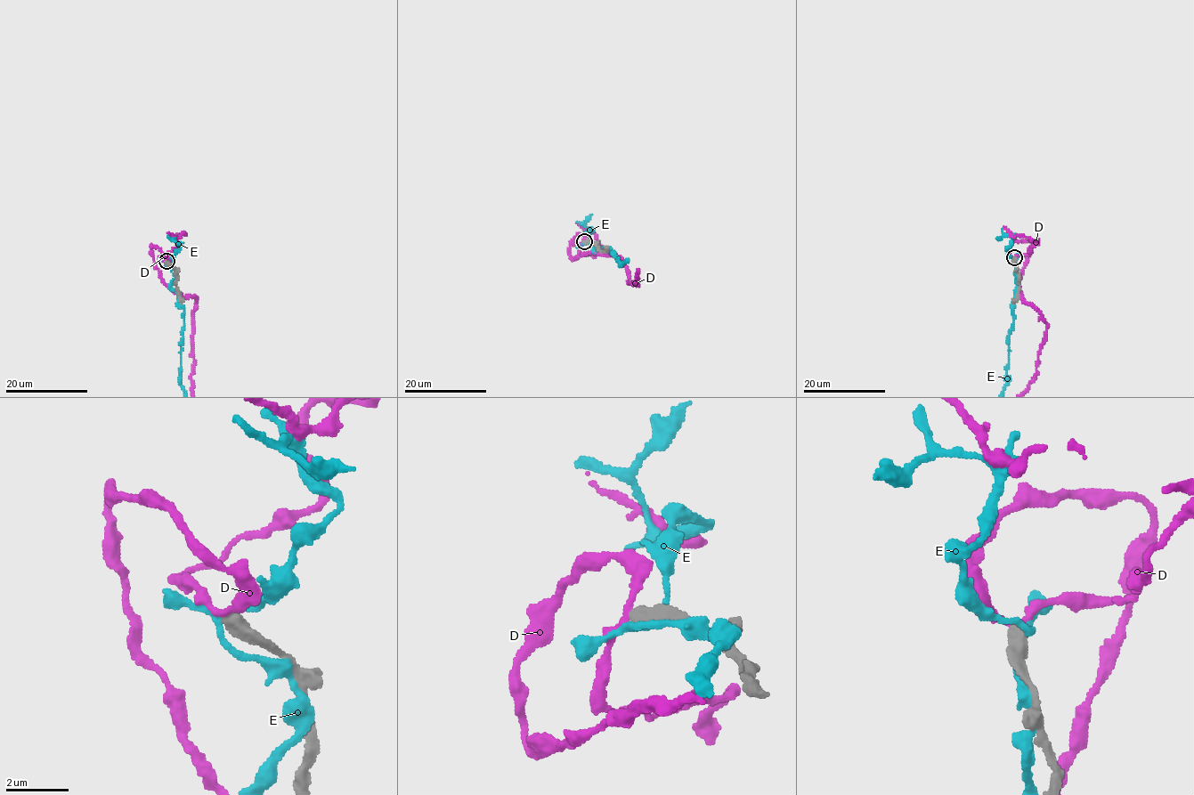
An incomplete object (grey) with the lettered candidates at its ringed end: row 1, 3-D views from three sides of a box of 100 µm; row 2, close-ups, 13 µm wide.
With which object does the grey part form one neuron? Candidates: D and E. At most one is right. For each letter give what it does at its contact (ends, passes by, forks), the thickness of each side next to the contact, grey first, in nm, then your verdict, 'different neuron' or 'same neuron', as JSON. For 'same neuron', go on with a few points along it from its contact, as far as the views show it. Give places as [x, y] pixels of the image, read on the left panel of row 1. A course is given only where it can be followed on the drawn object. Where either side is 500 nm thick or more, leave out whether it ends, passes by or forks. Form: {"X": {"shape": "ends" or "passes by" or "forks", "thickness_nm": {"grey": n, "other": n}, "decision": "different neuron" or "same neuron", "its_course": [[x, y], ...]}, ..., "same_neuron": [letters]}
{"D": {"shape": "passes by", "thickness_nm": {"grey": 480, "other": 200}, "decision": "different neuron"}, "E": {"thickness_nm": {"grey": 550, "other": 180}, "decision": "different neuron"}, "same_neuron": []}

